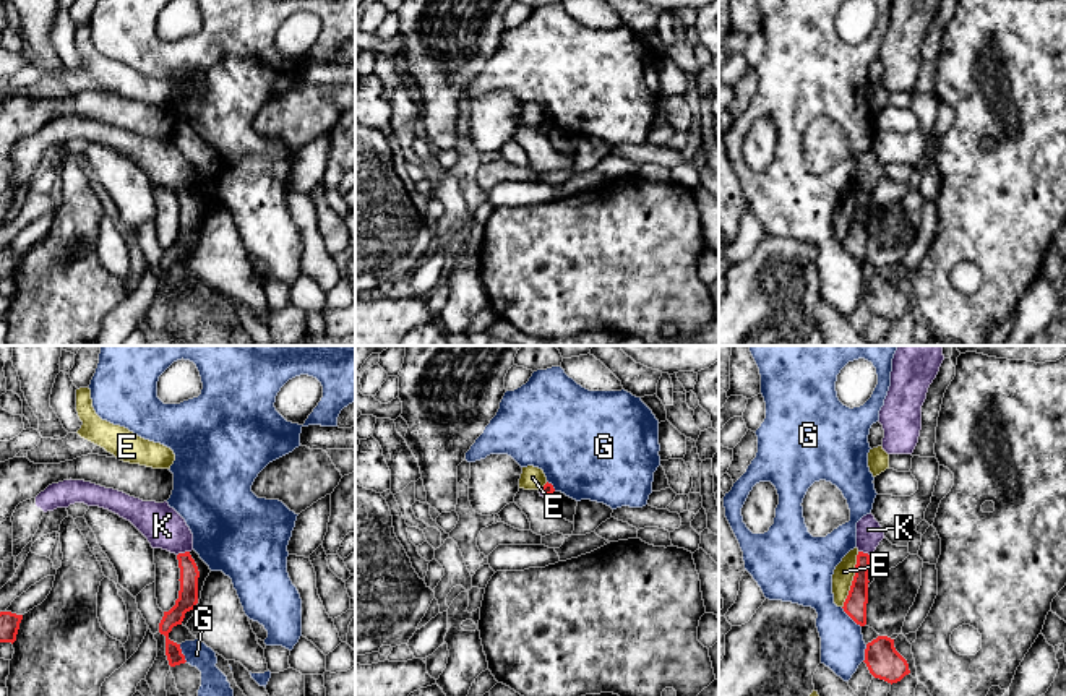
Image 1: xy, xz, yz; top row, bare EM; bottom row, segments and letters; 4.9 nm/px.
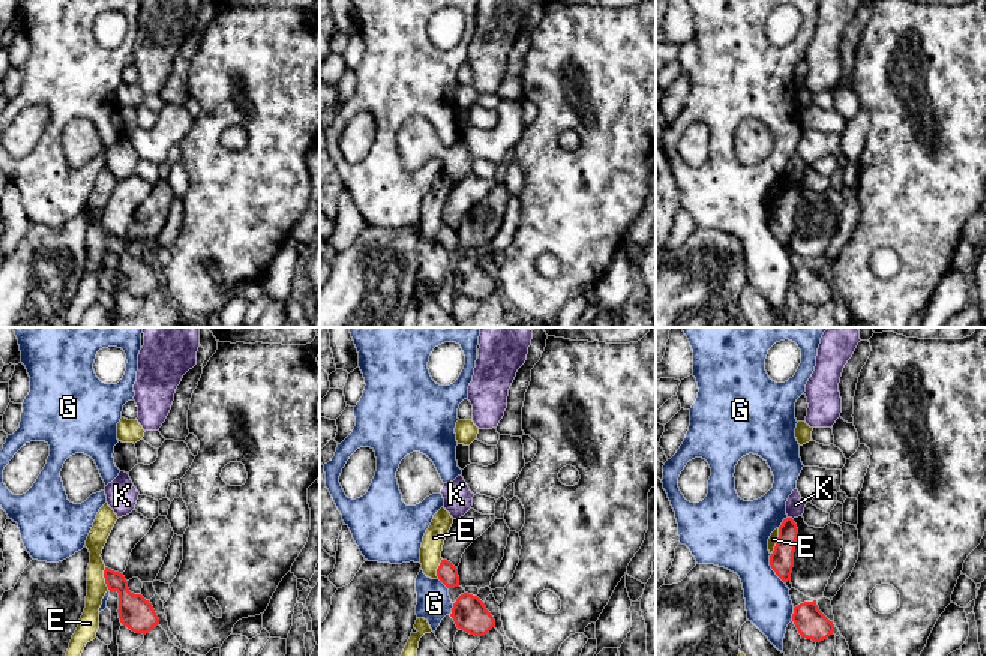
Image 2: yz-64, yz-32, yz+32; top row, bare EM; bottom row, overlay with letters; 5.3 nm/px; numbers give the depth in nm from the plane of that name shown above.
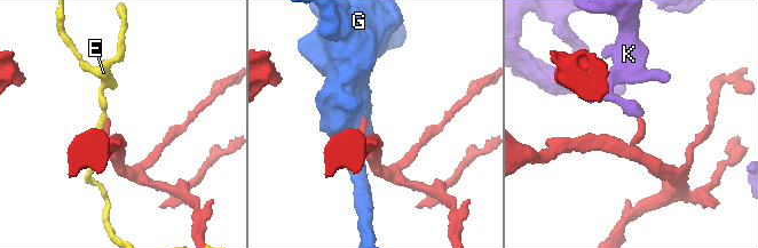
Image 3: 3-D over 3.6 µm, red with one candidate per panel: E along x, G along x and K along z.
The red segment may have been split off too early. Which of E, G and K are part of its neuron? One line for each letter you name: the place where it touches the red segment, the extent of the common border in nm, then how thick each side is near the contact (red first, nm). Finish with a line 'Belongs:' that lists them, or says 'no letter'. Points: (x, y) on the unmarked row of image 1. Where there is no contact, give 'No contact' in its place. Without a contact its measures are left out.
Belongs: no letter

